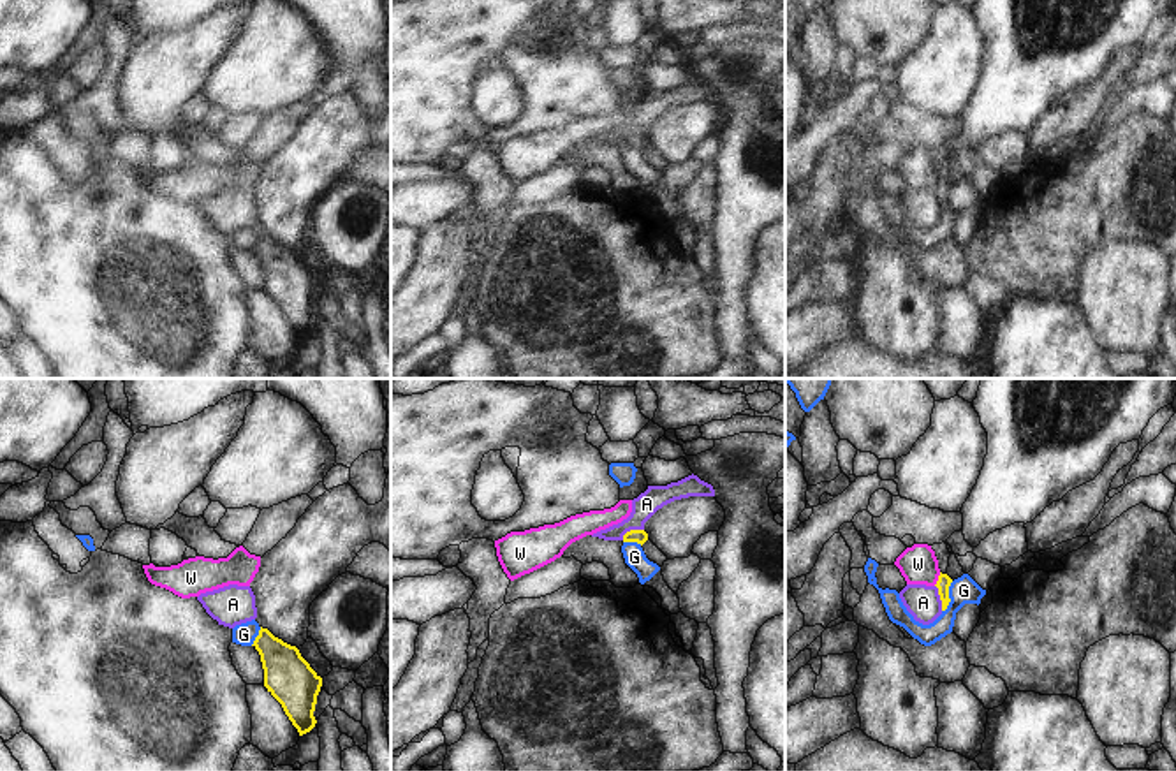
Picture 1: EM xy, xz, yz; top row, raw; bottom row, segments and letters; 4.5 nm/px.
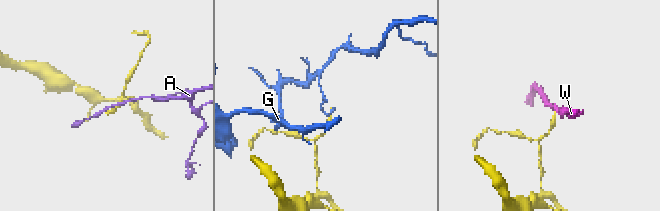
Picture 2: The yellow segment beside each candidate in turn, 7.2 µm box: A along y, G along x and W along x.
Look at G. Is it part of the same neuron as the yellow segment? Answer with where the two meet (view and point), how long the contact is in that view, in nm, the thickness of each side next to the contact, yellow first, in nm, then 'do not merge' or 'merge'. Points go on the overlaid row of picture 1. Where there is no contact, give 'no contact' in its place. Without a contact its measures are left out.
yz (948, 597) | 150 nm | 70/130 nm | do not merge

